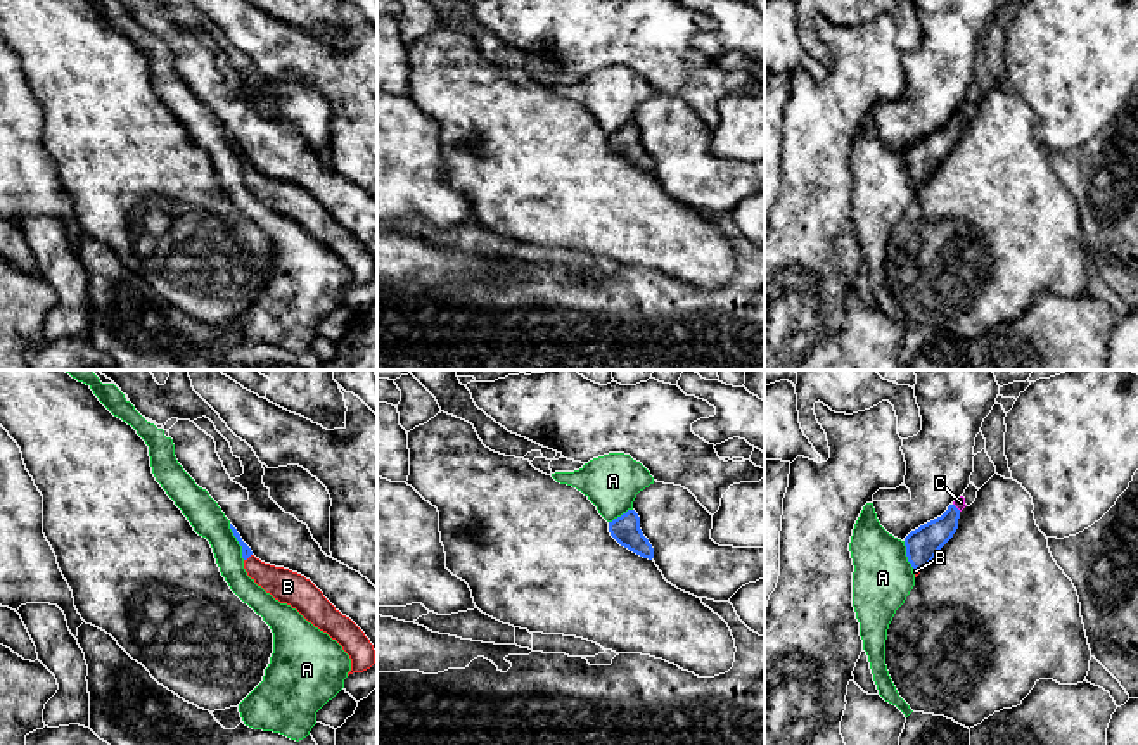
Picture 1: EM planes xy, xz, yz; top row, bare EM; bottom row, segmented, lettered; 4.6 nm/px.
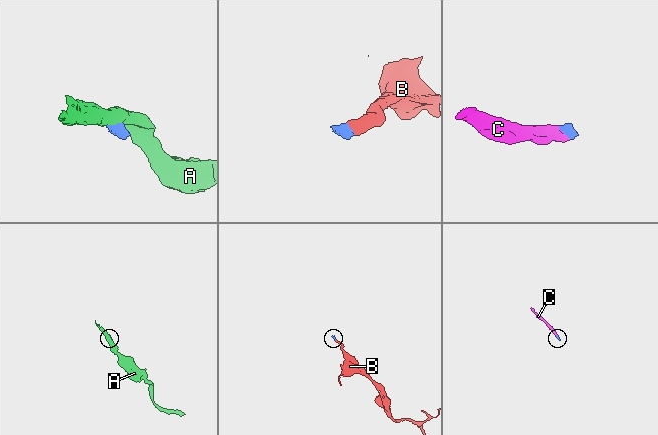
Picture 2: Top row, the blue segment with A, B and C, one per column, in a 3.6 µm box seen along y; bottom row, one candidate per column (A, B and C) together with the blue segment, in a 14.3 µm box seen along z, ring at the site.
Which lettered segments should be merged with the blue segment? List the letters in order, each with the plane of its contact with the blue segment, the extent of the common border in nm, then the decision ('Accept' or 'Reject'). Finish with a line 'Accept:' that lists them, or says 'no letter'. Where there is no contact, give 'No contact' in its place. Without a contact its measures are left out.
A: Touches blue in xy. Shared border 180 nm. Reject
B: Touches blue in xy. Shared border 50 nm. Accept
C: Touches blue in yz. Shared border 50 nm. Accept
Accept: B, C

